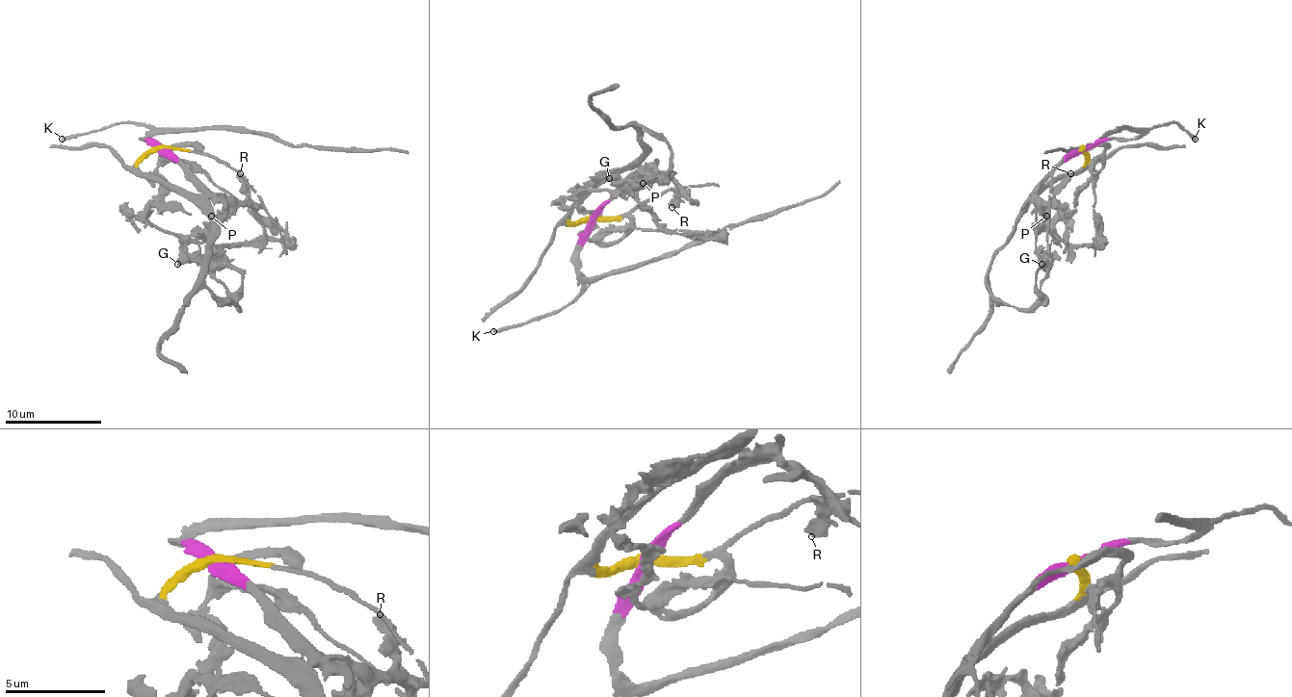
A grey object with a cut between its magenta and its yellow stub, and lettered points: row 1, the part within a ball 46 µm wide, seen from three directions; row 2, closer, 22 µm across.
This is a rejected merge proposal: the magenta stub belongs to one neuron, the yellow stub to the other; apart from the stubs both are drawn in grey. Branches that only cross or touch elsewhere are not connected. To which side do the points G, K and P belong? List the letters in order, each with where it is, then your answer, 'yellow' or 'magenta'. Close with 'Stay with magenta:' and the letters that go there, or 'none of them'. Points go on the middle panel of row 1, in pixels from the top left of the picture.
G: (609, 178) | magenta
K: (493, 331) | magenta
P: (643, 183) | yellow
Stay with magenta: G, K

